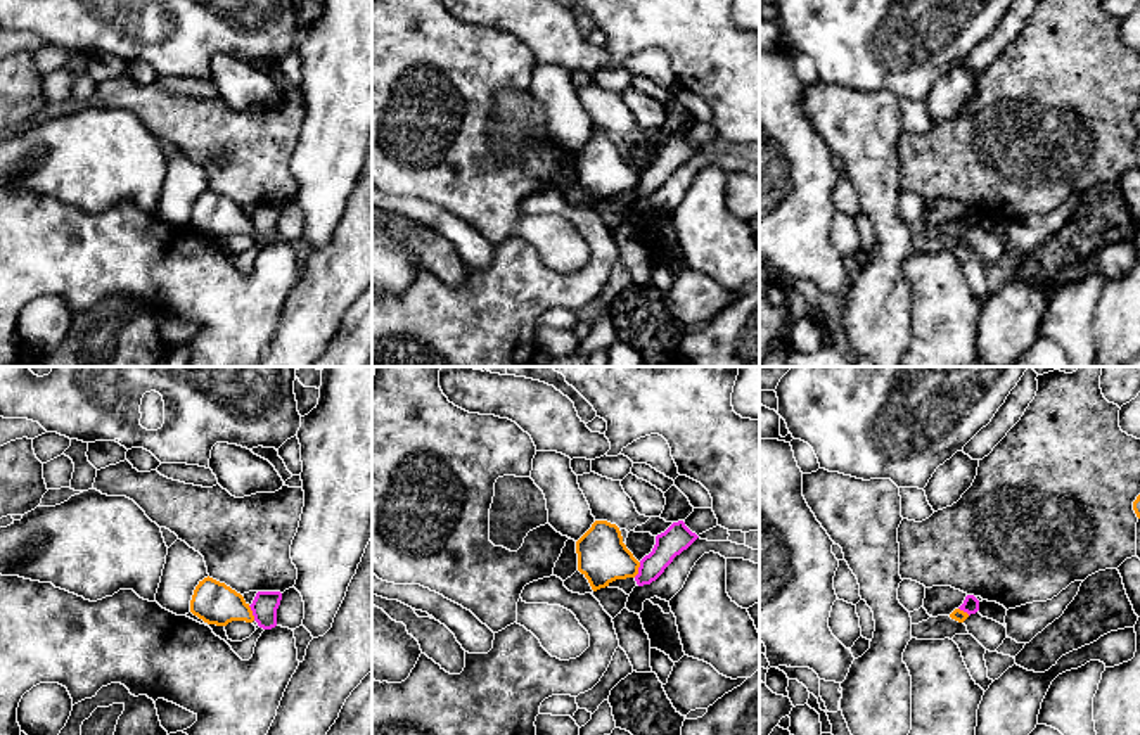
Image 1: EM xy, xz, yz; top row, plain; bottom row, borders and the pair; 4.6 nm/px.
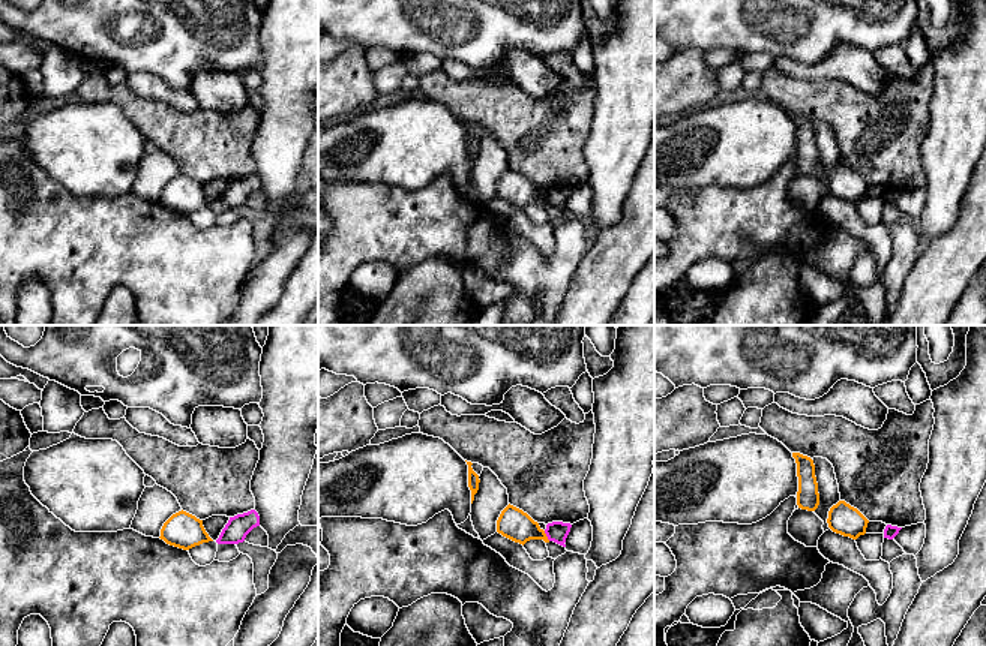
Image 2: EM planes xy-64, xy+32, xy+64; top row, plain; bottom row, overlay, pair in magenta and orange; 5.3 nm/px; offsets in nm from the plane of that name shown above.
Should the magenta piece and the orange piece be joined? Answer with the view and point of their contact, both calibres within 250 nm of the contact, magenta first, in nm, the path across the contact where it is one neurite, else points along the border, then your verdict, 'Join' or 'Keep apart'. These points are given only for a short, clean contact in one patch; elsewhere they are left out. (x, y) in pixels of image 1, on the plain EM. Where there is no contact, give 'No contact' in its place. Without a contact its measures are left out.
Touches magenta at xy (253, 225). Thickness 120 nm (magenta) against 200 nm. Boundary: xy (248, 218), (255, 232). Keep apart

